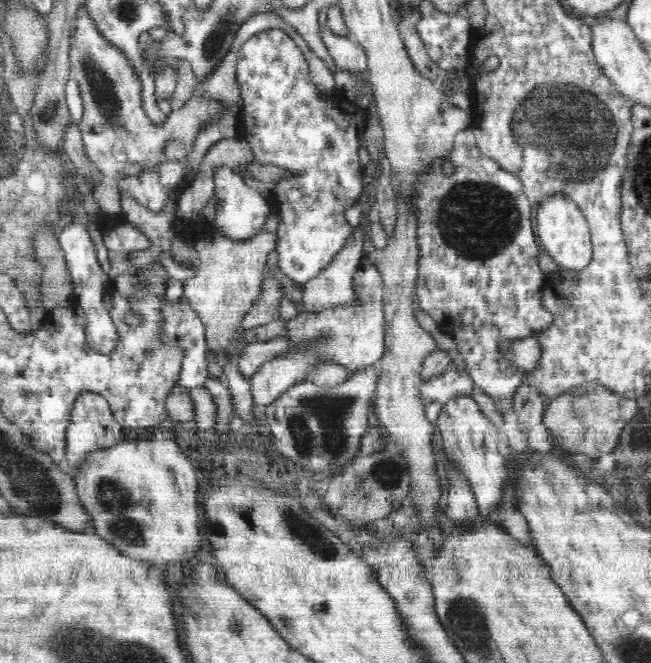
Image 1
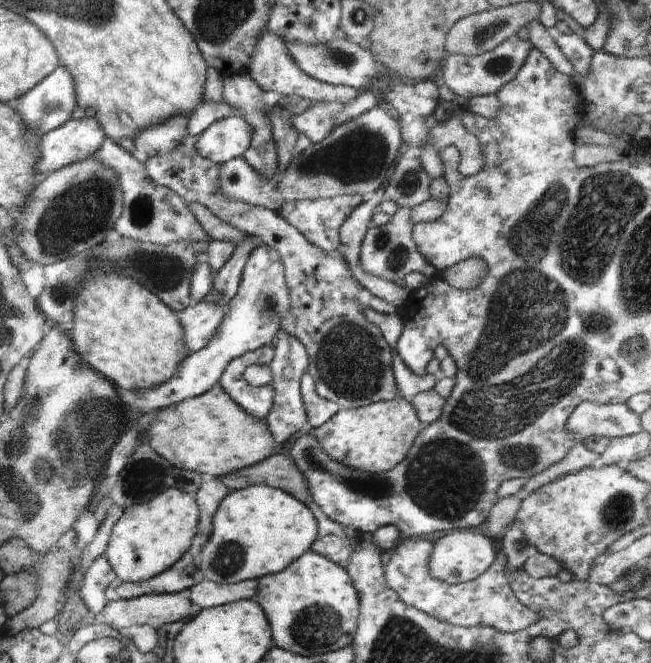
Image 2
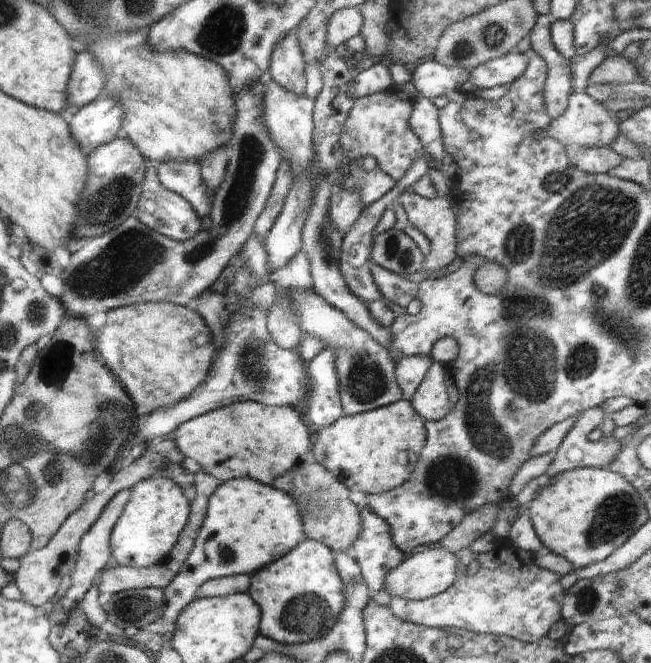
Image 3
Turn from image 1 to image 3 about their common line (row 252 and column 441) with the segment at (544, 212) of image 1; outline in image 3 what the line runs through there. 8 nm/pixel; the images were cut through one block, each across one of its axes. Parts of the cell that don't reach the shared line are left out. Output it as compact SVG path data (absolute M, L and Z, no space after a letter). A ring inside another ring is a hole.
M438 546L426 547L414 555L408 555L398 566L393 567L386 574L383 588L392 597L421 601L439 596L456 580L459 560L455 553Z

